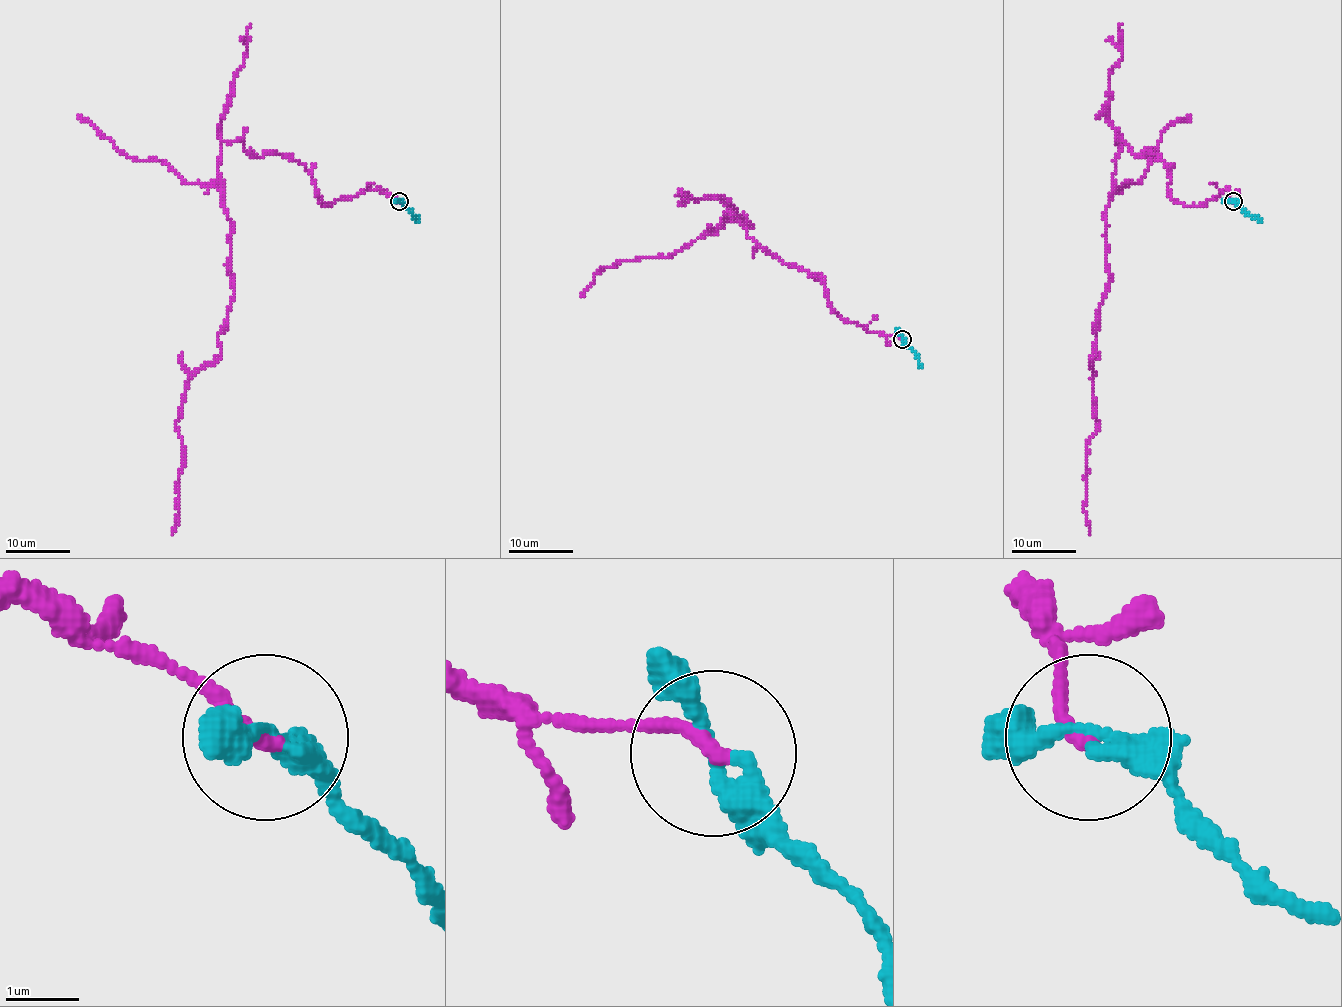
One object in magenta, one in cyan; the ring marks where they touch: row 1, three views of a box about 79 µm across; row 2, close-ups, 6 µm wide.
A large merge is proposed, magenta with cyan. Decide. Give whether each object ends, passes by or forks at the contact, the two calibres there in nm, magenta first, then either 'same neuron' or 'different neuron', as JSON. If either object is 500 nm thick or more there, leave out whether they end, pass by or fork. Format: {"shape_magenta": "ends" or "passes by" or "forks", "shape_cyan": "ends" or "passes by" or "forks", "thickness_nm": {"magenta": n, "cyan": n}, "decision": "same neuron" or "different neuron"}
{"shape_magenta": "ends", "shape_cyan": "passes by", "thickness_nm": {"magenta": 220, "cyan": 280}, "decision": "same neuron"}

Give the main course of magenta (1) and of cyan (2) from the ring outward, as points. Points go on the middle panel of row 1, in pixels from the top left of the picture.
1: (902, 339), (845, 321), (820, 274), (772, 256), (736, 220), (723, 225), (729, 203), (676, 194)
2: (902, 339), (916, 354), (923, 367)

